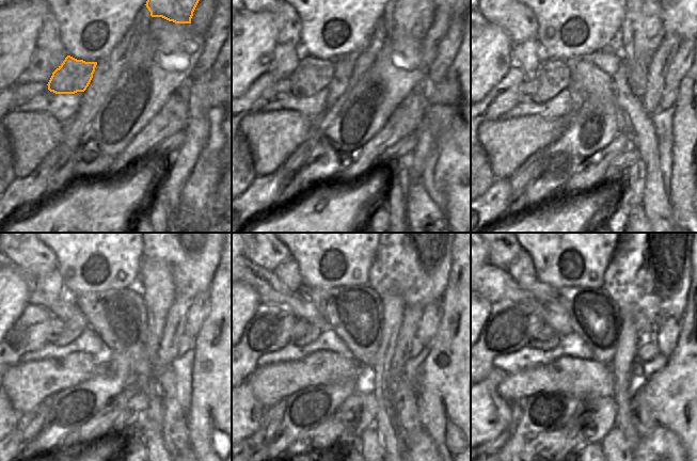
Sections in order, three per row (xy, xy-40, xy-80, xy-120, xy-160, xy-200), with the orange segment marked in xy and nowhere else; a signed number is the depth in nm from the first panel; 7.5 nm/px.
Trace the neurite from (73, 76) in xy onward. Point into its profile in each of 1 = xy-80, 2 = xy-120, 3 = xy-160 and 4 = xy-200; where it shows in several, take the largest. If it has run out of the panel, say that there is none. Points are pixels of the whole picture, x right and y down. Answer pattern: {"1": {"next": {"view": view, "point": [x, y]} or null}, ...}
{"1": {"next": {"view": "xy-80", "point": [553, 76]}}, "2": {"next": {"view": "xy-120", "point": [75, 323]}}, "3": {"next": {"view": "xy-160", "point": [314, 332]}}, "4": {"next": {"view": "xy-200", "point": [549, 344]}}}

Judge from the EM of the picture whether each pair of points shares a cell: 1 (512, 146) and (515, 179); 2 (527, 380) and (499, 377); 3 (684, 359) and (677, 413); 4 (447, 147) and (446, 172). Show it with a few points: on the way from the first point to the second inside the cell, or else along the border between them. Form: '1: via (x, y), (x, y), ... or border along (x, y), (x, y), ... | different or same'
1: border along (532, 155), (508, 178) | different
2: border along (507, 374), (499, 385), (499, 393), (510, 402) | different
3: via (684, 372), (684, 399) | same
4: via (447, 154), (447, 165) | same

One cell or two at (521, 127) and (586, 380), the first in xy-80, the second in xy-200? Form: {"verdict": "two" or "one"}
{"verdict": "one"}

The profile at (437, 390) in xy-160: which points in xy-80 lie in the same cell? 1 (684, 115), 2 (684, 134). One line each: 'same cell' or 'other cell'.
1: same cell
2: same cell

